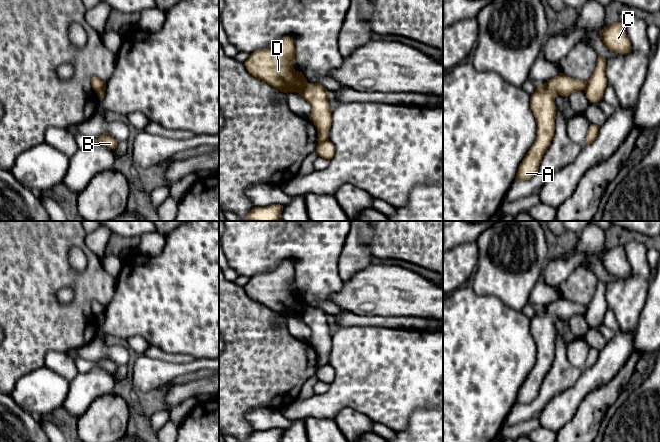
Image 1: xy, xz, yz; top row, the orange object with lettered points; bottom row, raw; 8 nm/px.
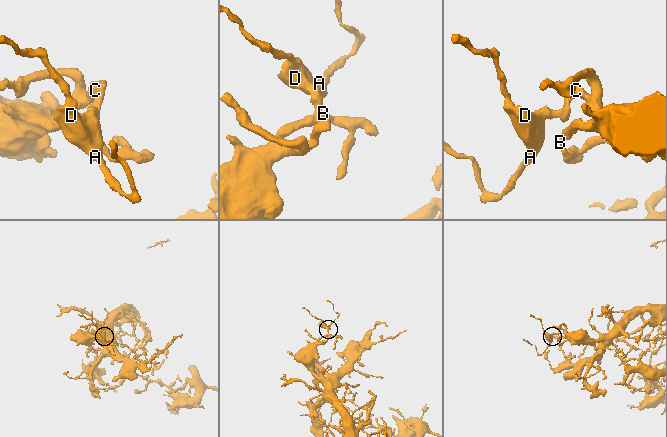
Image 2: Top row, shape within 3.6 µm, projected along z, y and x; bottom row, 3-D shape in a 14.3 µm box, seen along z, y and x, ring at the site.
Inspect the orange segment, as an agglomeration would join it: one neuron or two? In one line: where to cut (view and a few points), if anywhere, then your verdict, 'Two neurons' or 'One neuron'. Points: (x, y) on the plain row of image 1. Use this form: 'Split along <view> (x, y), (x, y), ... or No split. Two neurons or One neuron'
Split along xy (105, 304), (105, 308), (96, 316). Two neurons

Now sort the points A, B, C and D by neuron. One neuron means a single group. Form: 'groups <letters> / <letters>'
groups A D / B C

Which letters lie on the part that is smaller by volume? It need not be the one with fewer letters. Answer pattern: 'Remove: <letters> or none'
Remove: A, D

